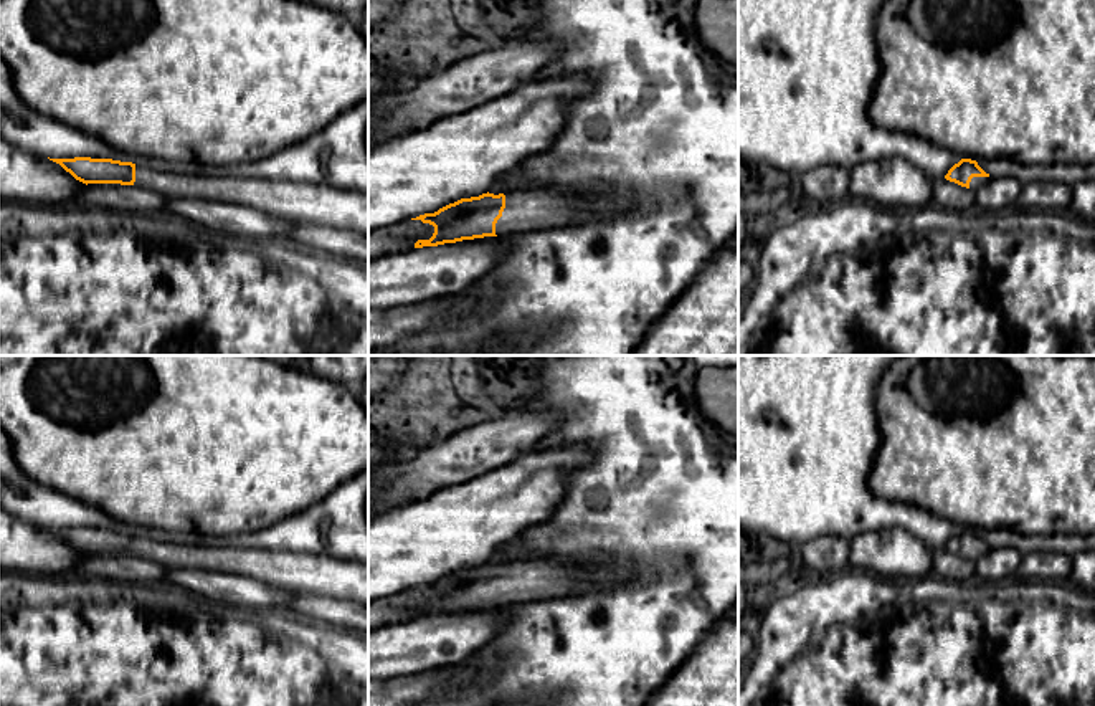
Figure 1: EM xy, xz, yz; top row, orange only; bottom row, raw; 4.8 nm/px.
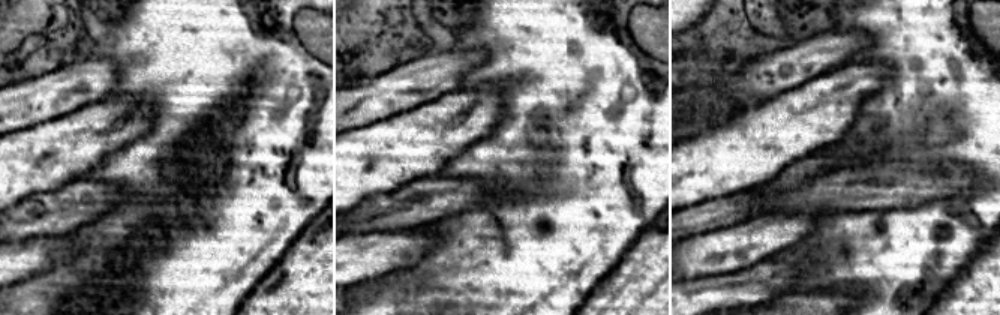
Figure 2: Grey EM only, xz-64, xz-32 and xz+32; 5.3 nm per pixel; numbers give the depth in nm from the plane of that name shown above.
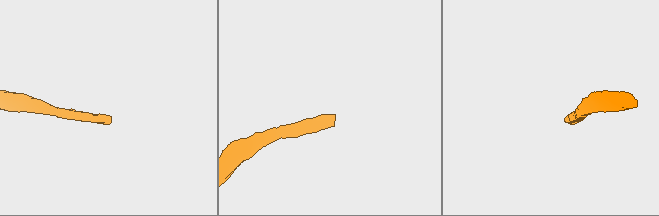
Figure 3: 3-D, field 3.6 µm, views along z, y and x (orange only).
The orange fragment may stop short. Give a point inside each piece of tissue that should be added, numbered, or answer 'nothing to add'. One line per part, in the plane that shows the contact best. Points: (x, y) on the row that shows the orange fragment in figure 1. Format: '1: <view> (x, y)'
1: xz (526, 210)

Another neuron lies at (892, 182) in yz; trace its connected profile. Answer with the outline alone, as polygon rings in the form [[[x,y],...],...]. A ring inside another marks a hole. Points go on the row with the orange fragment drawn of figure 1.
[[[902,157],[869,160],[851,169],[851,197],[884,208],[931,205],[931,180]]]

